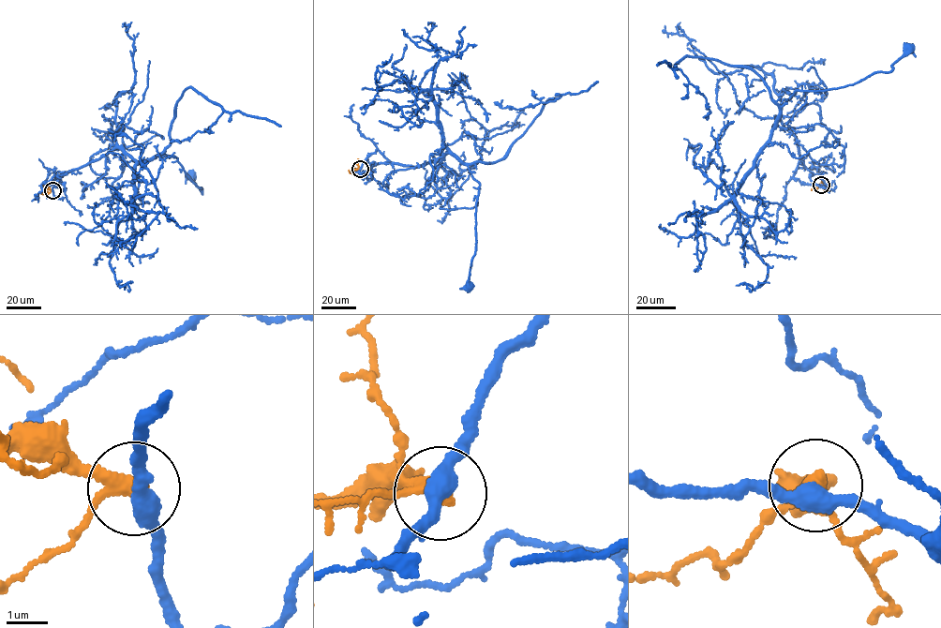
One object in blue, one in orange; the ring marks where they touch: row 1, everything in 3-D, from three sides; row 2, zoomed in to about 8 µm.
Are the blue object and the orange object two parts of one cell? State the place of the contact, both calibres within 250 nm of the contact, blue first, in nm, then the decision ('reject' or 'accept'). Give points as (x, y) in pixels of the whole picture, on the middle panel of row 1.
(360, 169) | 380/280 nm | reject

